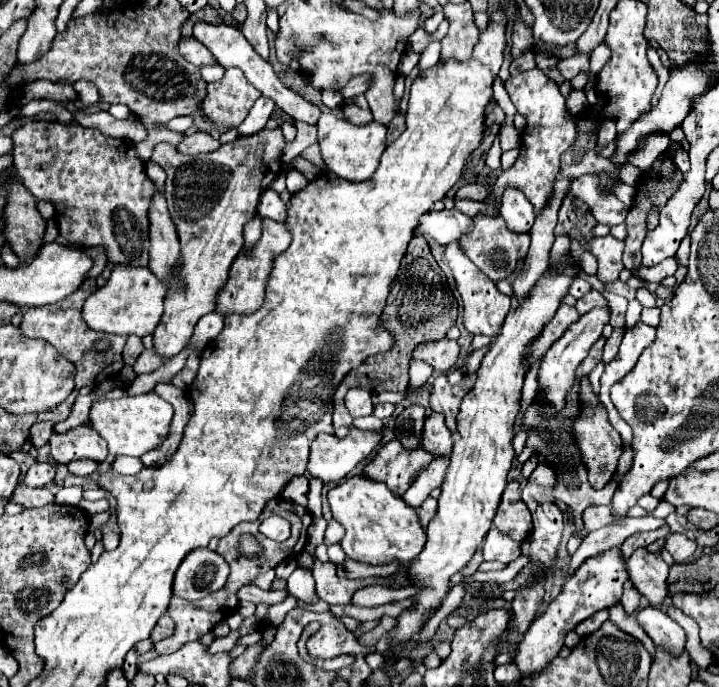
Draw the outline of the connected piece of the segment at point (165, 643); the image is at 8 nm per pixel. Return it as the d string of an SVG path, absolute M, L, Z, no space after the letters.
M176 596L170 602L166 614L174 620L176 628L172 636L154 644L158 654L176 652L182 644L198 640L198 636L210 632L220 620L226 618L226 614L200 614L200 606L196 602L186 602L184 598L176 598Z

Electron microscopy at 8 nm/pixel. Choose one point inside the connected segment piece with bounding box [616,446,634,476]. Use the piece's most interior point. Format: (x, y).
(626, 459)

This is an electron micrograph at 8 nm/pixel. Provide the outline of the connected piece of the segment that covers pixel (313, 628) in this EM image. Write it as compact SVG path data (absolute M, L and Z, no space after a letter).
M311 622L305 627L305 631L302 633L300 640L298 640L298 652L300 652L300 656L304 658L304 660L312 660L310 656L308 656L308 652L306 652L306 643L308 638L315 634L320 629L320 624L318 622Z

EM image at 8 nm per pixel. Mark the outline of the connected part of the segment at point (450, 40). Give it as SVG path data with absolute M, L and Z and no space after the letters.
M468 2L464 4L446 4L444 6L446 20L450 22L450 30L442 40L440 60L468 60L474 44L478 42L480 30L474 24L474 14Z

